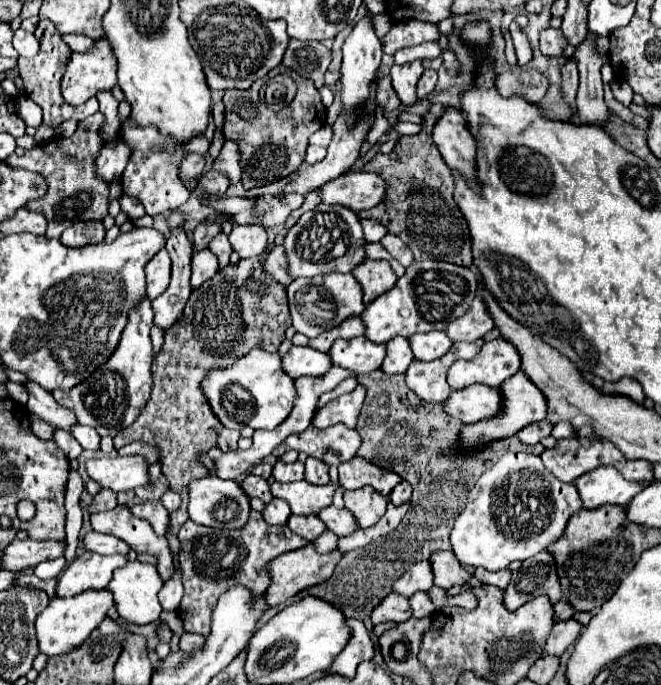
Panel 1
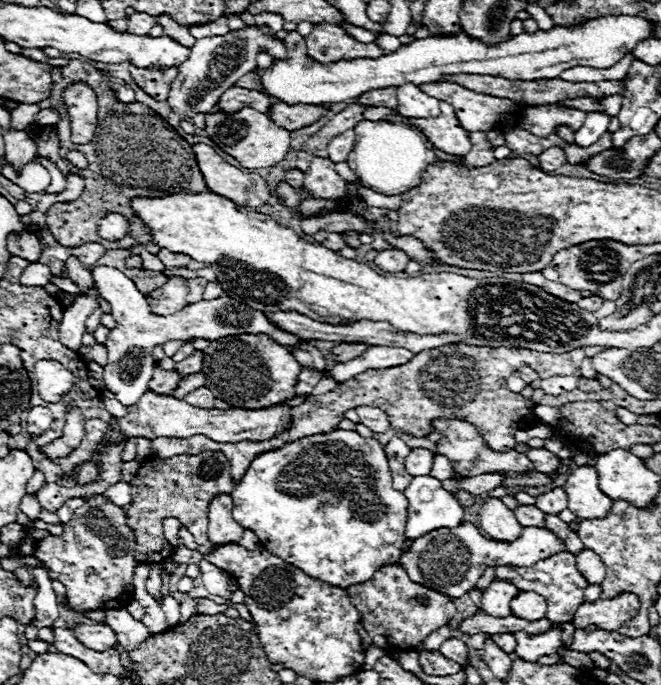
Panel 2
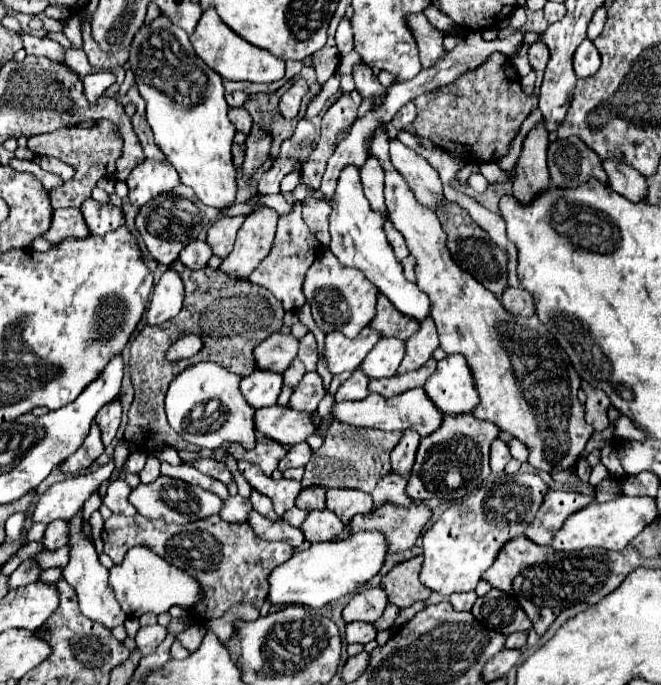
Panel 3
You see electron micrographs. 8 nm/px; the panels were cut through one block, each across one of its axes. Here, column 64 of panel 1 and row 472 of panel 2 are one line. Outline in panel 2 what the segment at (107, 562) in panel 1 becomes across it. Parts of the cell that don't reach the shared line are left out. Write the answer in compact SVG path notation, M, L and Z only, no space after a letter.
M576 466L562 486L568 494L568 510L582 520L604 518L610 512L612 500L598 488L598 474L594 466Z

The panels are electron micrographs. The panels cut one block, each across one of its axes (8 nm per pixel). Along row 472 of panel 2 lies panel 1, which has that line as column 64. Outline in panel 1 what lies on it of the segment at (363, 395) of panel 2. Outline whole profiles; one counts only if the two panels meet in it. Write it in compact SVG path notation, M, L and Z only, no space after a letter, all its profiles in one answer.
M78 222L70 226L62 234L62 244L66 246L84 246L84 244L98 244L104 240L104 226L102 222Z

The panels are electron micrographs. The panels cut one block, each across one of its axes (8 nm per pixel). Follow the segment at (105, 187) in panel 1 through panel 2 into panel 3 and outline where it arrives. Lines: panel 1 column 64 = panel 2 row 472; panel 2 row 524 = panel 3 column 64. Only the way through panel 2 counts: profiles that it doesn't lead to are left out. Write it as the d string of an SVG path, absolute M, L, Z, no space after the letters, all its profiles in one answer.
M96 122L92 128L78 128L78 126L70 126L70 128L60 128L48 134L40 134L40 136L32 136L28 138L28 148L34 154L40 156L54 156L70 166L74 166L76 174L72 180L68 180L66 184L62 184L60 188L50 192L50 200L52 200L52 208L80 208L80 204L90 198L90 192L94 190L96 182L104 176L110 176L116 168L116 160L122 156L122 136L118 134L118 128L112 122Z

